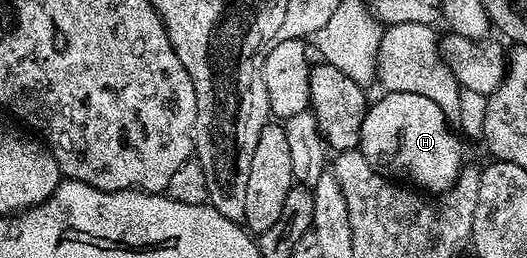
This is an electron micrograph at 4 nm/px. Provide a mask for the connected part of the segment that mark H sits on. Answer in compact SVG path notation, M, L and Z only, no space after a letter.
M392 91L385 92L382 97L383 99L378 99L375 103L373 100L367 106L364 129L360 131L360 150L368 161L368 165L372 165L372 169L376 169L381 175L387 176L391 180L405 181L426 193L449 191L451 185L458 180L458 175L461 174L464 166L463 140L456 134L452 123L446 119L444 113L440 111L440 107L427 97L420 97L415 93Z

